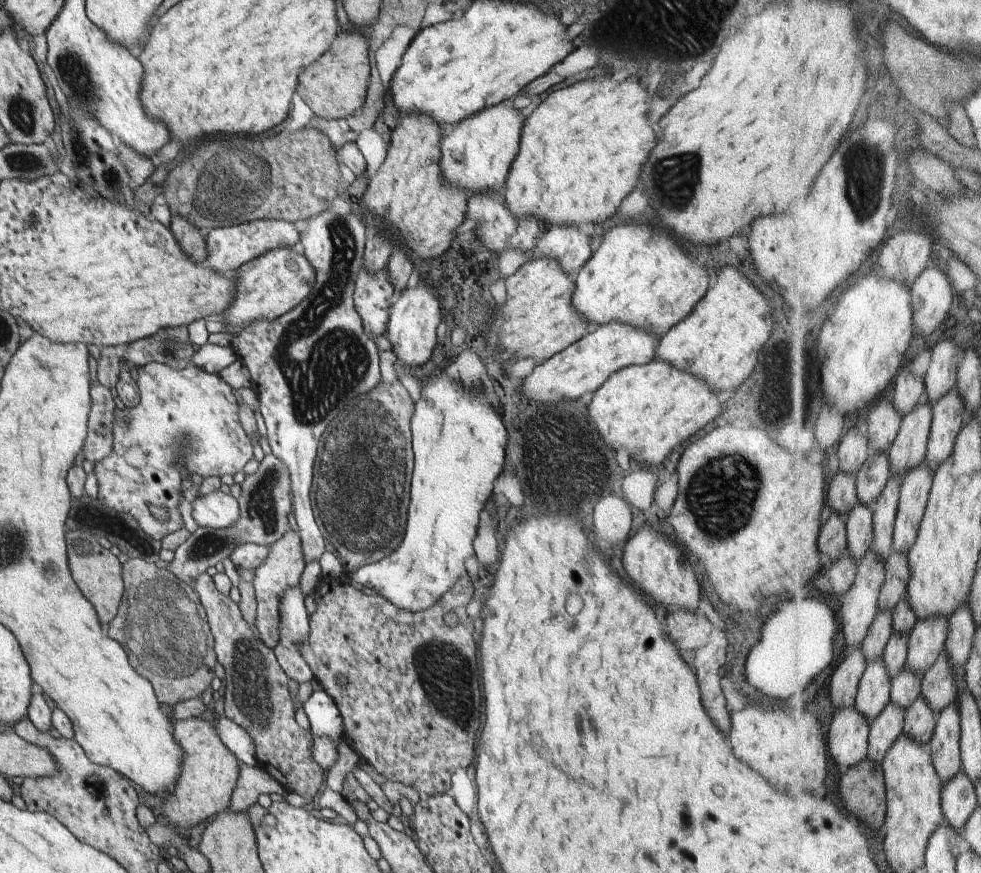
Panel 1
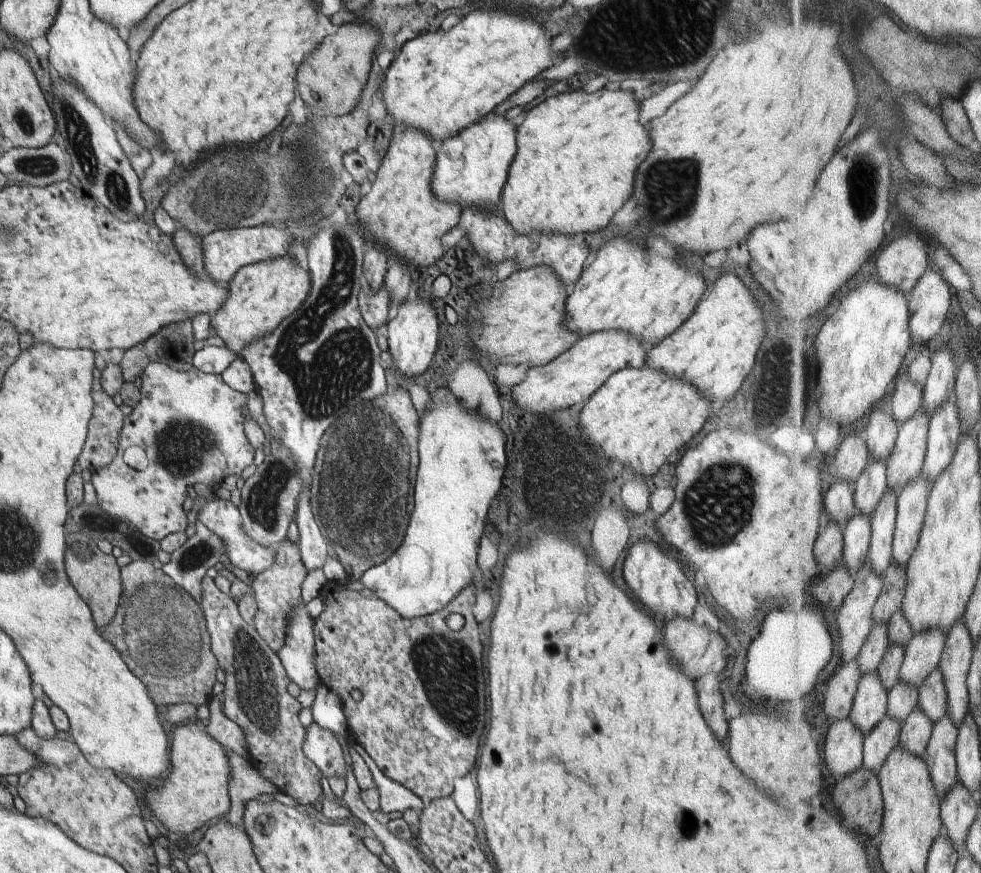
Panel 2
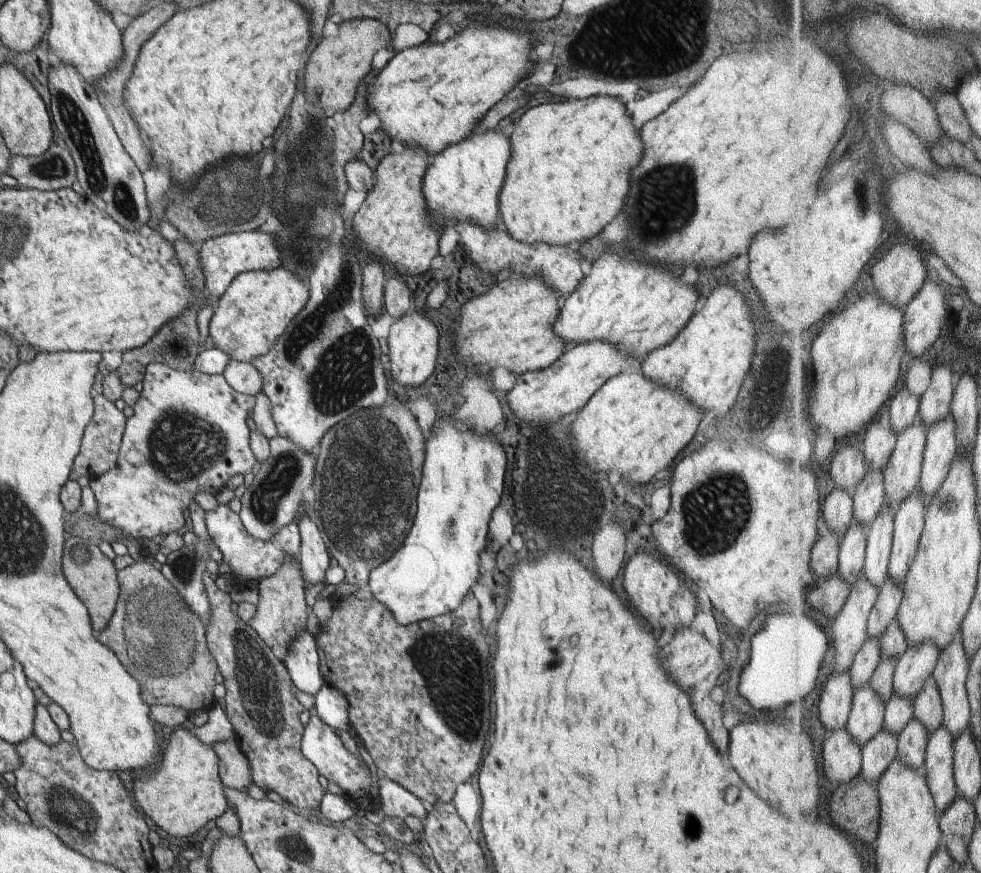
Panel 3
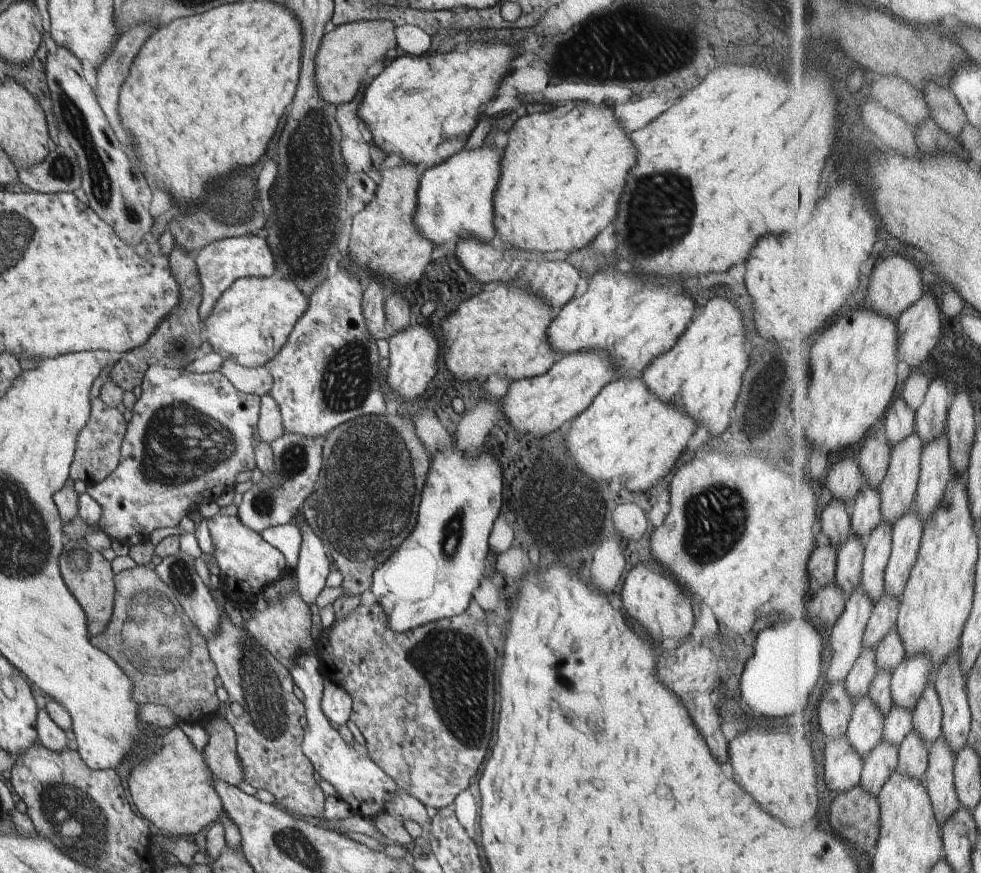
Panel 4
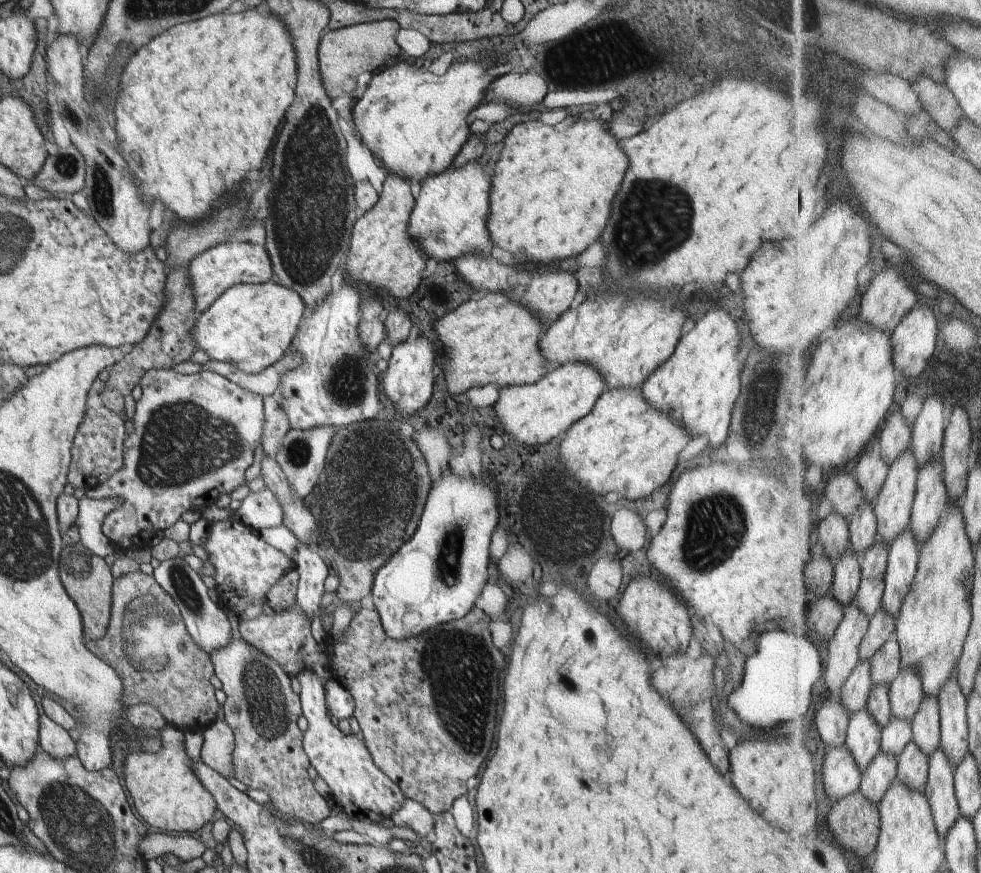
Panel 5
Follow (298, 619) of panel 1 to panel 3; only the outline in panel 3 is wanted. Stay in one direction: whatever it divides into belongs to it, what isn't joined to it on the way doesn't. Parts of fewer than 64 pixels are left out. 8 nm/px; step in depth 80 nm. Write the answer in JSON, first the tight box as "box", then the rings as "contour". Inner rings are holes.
{"box":[283,630,325,696],"contour":[[[306,630],[290,644],[283,662],[288,674],[298,690],[316,696],[325,680],[319,669],[319,654],[315,638]]]}

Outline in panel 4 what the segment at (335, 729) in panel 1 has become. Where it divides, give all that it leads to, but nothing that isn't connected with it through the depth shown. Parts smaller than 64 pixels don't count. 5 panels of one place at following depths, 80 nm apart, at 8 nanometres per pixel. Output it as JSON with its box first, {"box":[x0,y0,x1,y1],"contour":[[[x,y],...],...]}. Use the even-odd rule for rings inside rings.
{"box":[321,676,353,727],"contour":[[[325,676],[323,687],[321,707],[324,714],[334,727],[346,725],[348,720],[351,720],[353,709],[351,694],[348,694],[346,689],[343,689],[334,681],[331,681],[328,676]]]}

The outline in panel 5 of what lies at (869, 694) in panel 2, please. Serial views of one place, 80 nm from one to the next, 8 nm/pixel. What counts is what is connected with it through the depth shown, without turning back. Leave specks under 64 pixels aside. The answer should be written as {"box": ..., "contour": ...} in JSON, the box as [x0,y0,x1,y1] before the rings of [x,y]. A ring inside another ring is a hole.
{"box":[847,710,883,772],"contour":[[[866,710],[854,715],[847,745],[866,772],[883,753],[883,728]]]}

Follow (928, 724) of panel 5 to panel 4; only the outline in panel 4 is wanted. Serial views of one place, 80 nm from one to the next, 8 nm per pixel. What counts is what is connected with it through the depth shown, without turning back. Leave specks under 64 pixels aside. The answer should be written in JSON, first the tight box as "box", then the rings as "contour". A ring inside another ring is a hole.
{"box":[915,682,945,744],"contour":[[[934,682],[926,691],[915,712],[915,730],[929,743],[935,744],[944,736],[945,706]]]}

